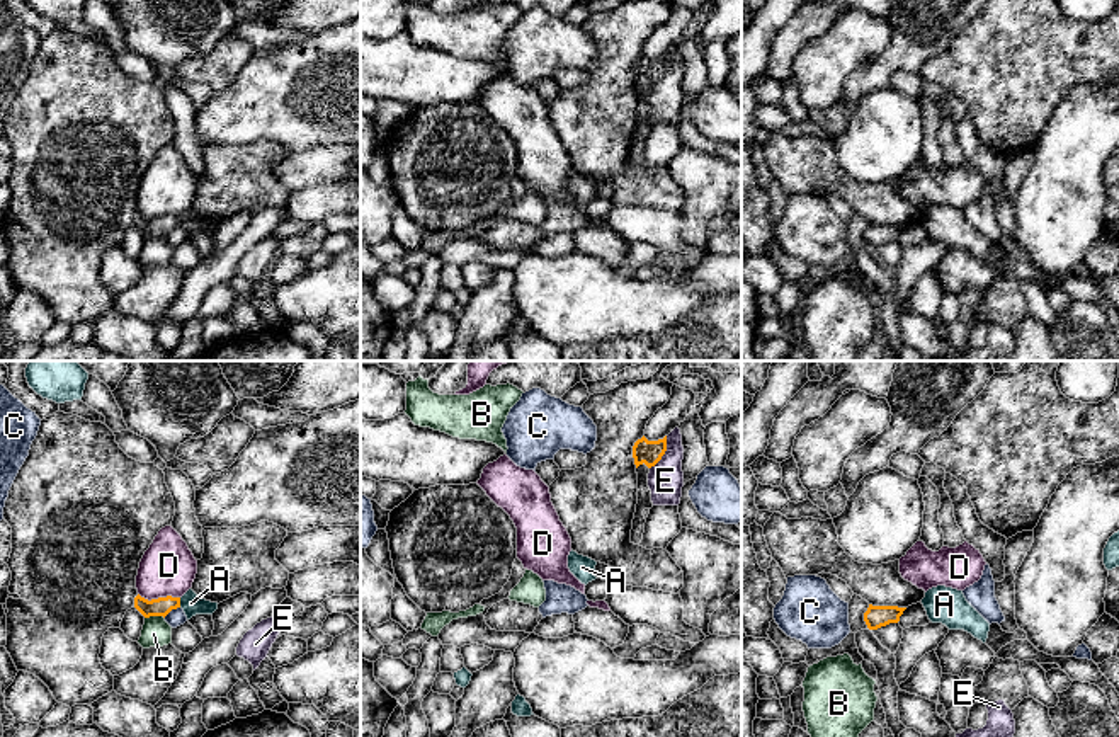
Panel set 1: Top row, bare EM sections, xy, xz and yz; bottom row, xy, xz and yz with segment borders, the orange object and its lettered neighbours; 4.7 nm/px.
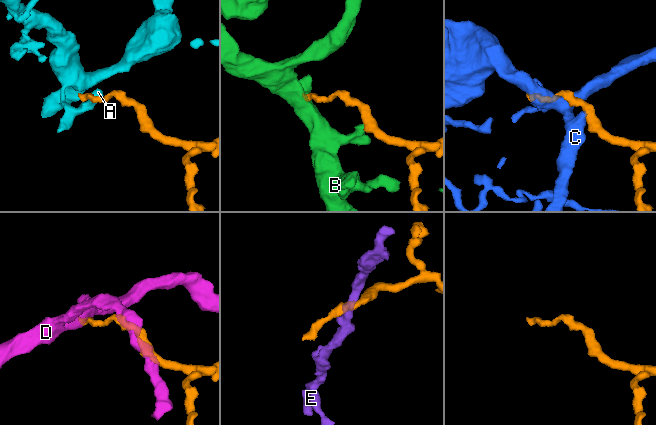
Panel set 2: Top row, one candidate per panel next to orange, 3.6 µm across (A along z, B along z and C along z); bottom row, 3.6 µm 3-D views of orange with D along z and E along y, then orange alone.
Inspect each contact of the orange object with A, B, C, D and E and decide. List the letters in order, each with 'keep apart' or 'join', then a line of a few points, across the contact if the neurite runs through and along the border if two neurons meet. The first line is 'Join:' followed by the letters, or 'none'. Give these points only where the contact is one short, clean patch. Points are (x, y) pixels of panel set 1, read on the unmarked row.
Join: none
A: keep apart; line xy (179, 217), (181, 225)
B: keep apart
C: keep apart
D: keep apart; line xy (138, 211), (148, 218), (179, 217)
E: keep apart; line xz (667, 55), (665, 72), (650, 87)

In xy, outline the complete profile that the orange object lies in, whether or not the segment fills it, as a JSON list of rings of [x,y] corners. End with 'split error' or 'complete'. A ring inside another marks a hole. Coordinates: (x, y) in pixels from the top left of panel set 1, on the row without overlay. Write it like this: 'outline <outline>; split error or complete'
outline [[[139,213],[134,216],[134,226],[145,235],[167,235],[172,228],[180,226],[180,216],[158,216],[158,218],[145,218]]]; complete

